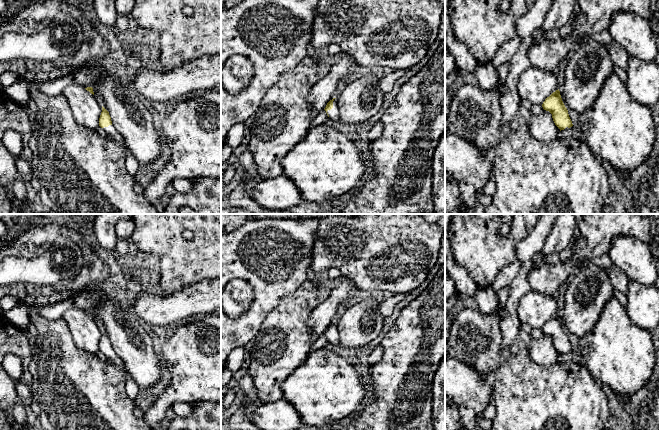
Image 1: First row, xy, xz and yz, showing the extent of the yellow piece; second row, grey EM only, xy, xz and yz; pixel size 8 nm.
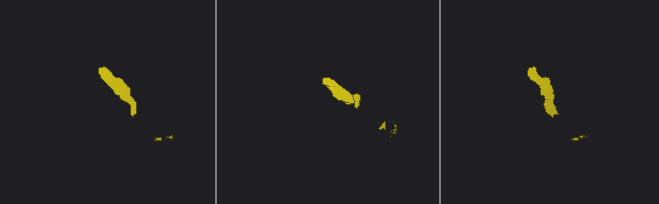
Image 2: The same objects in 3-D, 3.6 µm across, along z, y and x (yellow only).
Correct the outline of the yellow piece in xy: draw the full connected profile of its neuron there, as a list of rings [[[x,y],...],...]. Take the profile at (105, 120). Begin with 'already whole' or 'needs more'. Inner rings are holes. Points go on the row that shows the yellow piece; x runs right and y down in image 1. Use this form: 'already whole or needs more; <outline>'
needs more; [[[102,106],[102,112],[99,118],[99,126],[104,129],[108,138],[118,143],[121,143],[126,147],[124,138],[112,124],[109,112],[103,106]]]

